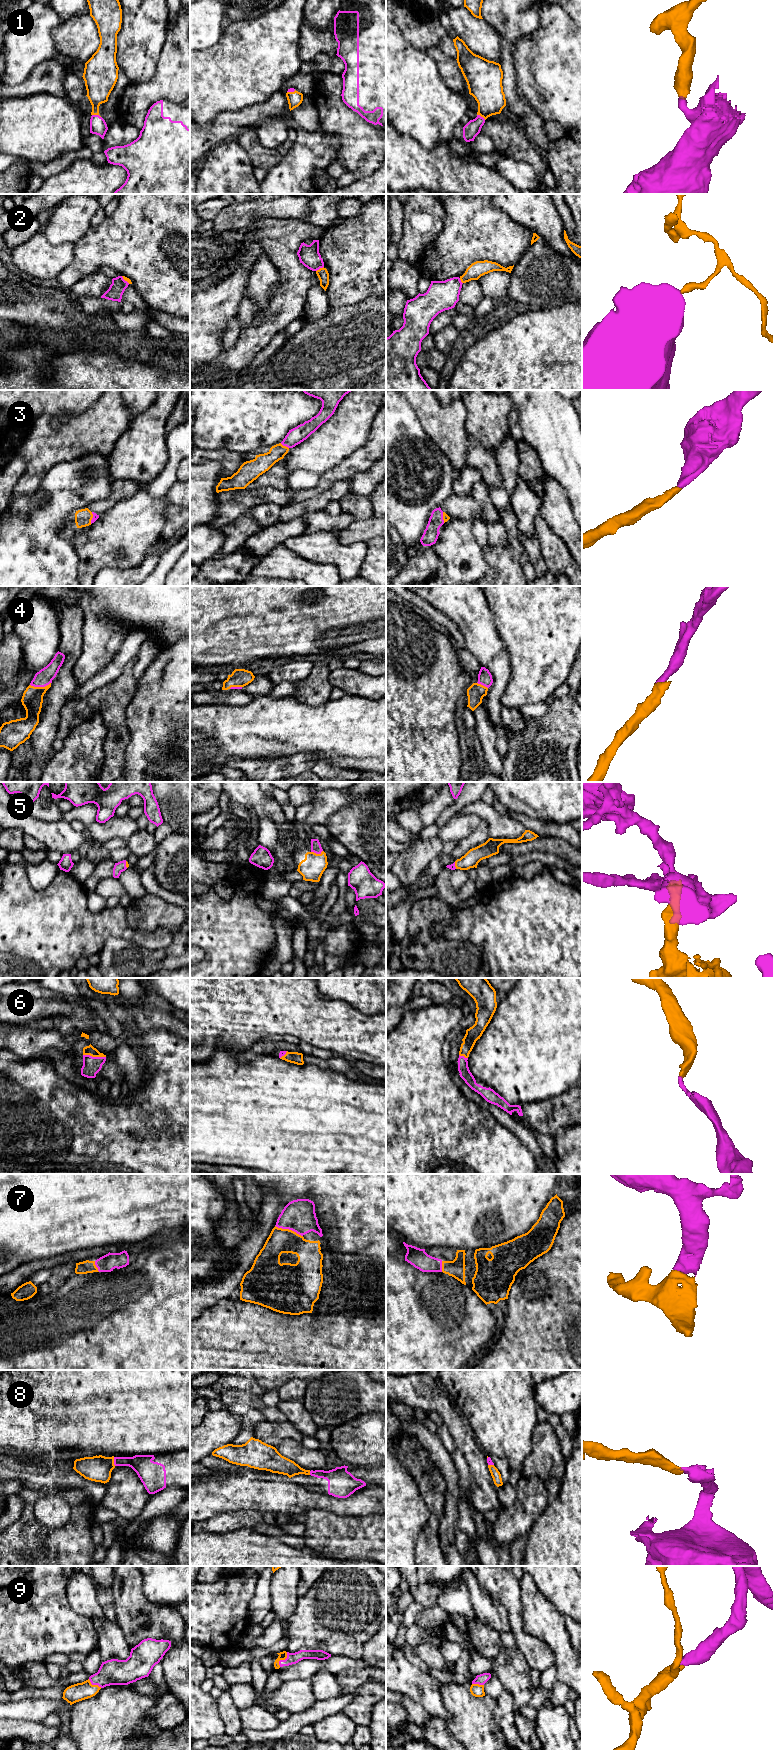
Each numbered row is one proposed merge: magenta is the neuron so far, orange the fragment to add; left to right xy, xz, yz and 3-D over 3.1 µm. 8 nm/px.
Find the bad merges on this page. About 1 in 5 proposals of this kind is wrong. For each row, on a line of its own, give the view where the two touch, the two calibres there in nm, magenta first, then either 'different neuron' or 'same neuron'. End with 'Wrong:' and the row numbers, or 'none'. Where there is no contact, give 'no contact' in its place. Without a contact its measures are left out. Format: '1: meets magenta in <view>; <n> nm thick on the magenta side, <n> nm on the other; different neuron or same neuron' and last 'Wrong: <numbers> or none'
1: meets magenta in xy; 140 nm thick on the magenta side, 220 nm on the other; same neuron
2: meets magenta in xz; 170 nm thick on the magenta side, 90 nm on the other; different neuron
3: meets magenta in xz; 140 nm thick on the magenta side, 140 nm on the other; same neuron
4: meets magenta in xy; 140 nm thick on the magenta side, 170 nm on the other; same neuron
5: meets magenta in xz; 80 nm thick on the magenta side, 190 nm on the other; same neuron
6: meets magenta in xy; 140 nm thick on the magenta side, 80 nm on the other; same neuron
7: meets magenta in xz; 260 nm thick on the magenta side, 190 nm on the other; same neuron
8: meets magenta in xy; 160 nm thick on the magenta side, 200 nm on the other; same neuron
9: meets magenta in xz; 100 nm thick on the magenta side, 60 nm on the other; same neuron
Wrong: 2

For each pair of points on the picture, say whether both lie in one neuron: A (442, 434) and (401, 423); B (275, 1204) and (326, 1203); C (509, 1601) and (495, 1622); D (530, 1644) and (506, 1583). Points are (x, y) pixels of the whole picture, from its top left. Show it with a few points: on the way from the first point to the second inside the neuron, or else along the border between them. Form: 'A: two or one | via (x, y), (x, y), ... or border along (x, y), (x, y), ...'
A: two | border along (412, 408), (426, 434), (439, 446)
B: two | border along (268, 1187), (272, 1187), (277, 1192), (284, 1206)
C: two | border along (485, 1594), (494, 1598), (504, 1607), (511, 1629)
D: one | via (517, 1629), (510, 1598)

